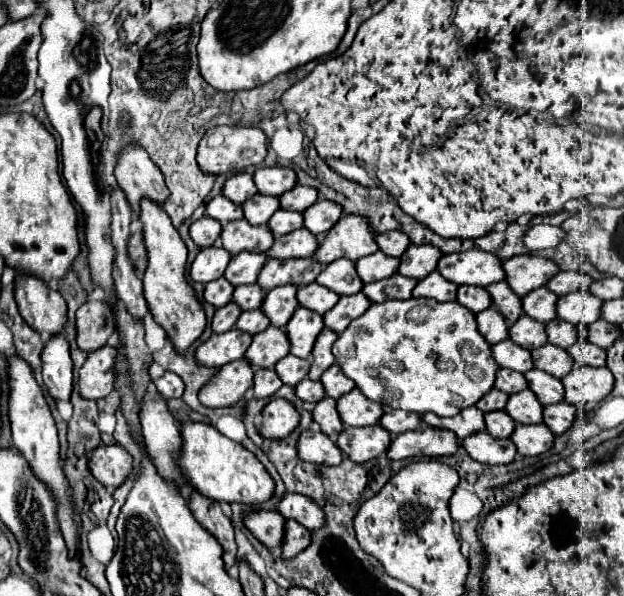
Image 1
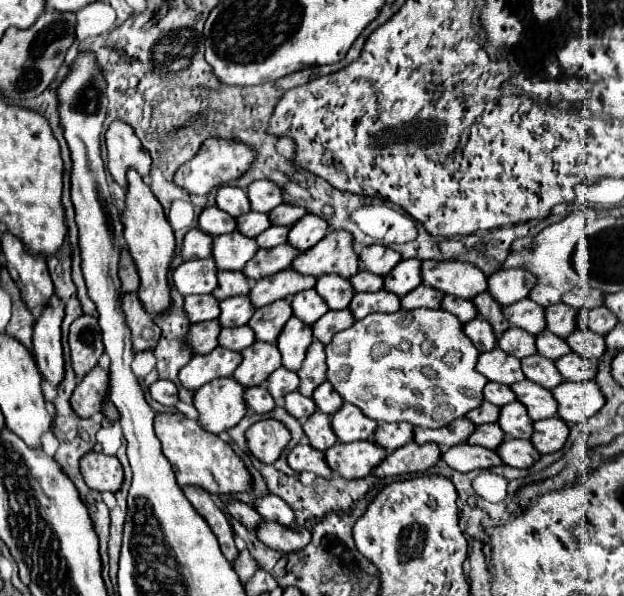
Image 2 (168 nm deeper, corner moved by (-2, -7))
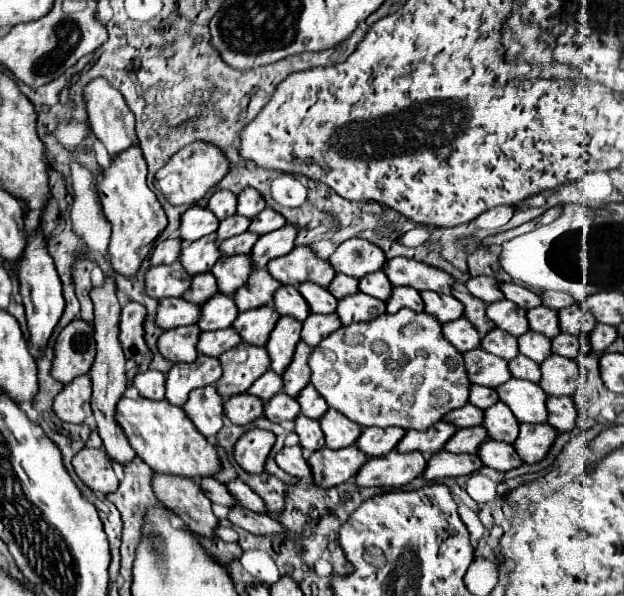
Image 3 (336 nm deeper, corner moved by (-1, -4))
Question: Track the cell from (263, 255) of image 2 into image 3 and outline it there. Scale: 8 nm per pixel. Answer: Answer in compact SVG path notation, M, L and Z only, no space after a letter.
M238 254L230 258L220 258L210 272L216 276L220 292L226 296L232 296L234 290L246 284L246 278L250 278L254 270L256 268L254 268L252 258L248 254Z

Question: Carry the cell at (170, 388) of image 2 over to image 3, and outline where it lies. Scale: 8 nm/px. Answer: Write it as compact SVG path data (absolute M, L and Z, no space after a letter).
M146 370L140 372L134 378L134 386L140 390L140 394L144 398L150 400L162 400L166 394L166 382L164 382L164 374L158 370Z

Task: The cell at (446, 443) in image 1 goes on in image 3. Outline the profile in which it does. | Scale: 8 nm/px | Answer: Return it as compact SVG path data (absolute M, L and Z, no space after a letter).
M392 450L380 458L368 458L368 462L356 474L358 486L404 486L420 476L426 468L424 454L410 452L398 454Z

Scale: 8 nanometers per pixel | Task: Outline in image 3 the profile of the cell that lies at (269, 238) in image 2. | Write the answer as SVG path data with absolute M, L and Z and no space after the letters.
M238 234L234 238L228 238L224 242L220 242L220 250L224 256L234 256L234 254L248 254L254 248L254 242L258 242L260 234Z

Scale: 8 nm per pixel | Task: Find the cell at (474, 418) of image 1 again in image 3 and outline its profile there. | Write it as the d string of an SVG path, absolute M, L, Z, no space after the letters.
M444 420L434 424L430 430L424 430L424 432L420 432L420 430L408 430L406 436L400 440L396 450L400 450L400 452L420 450L422 454L430 456L434 452L440 452L446 446L448 438L456 434L456 430L458 428L454 424L444 422Z

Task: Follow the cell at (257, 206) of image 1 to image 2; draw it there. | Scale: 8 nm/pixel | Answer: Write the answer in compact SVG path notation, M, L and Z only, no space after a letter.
M255 211L239 215L235 221L237 221L237 231L245 237L257 237L267 227L271 227L271 223L267 221L267 215L265 213L255 213Z

